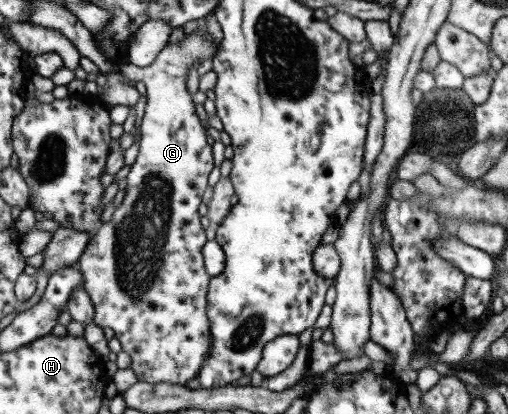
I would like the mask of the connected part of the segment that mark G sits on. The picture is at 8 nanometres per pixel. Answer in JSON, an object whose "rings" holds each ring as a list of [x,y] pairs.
{"rings":[[[196,22],[186,29],[183,40],[179,44],[166,44],[161,51],[155,56],[155,59],[145,67],[137,67],[129,63],[119,66],[119,75],[127,77],[127,79],[134,81],[141,81],[145,86],[145,104],[144,114],[139,126],[140,140],[139,148],[135,160],[130,165],[127,175],[124,177],[126,186],[124,188],[124,196],[119,206],[113,210],[111,218],[97,229],[96,234],[90,235],[79,259],[77,261],[77,268],[84,279],[82,285],[84,291],[89,296],[89,300],[93,306],[93,324],[100,328],[113,330],[114,338],[121,344],[121,349],[124,353],[129,355],[131,365],[129,368],[135,374],[137,382],[144,382],[149,384],[163,384],[169,383],[173,385],[184,386],[189,380],[197,376],[201,364],[205,362],[205,356],[210,350],[211,339],[209,339],[209,325],[207,325],[207,317],[205,317],[205,297],[208,288],[209,275],[204,270],[204,263],[202,260],[202,247],[206,242],[204,230],[199,224],[199,214],[197,214],[197,206],[202,202],[202,195],[204,189],[207,187],[207,175],[213,169],[213,162],[211,157],[211,146],[207,144],[205,138],[205,128],[199,122],[197,114],[192,103],[191,94],[185,92],[185,81],[187,70],[195,63],[198,64],[203,59],[211,59],[216,50],[217,43],[206,33],[204,22]]]}

